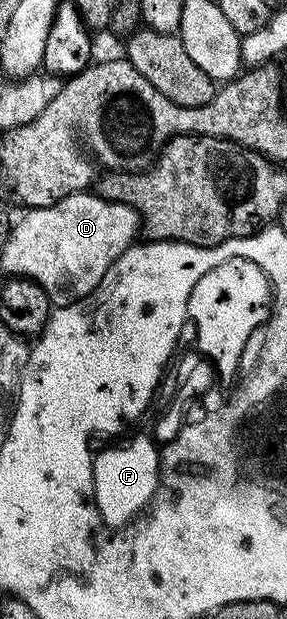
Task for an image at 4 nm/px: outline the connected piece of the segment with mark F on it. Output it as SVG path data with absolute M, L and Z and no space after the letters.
M140 433L129 444L123 447L107 449L101 453L95 453L92 458L94 471L94 501L102 524L109 529L121 529L142 514L154 500L155 493L161 484L161 453L158 446L148 438L148 434Z

